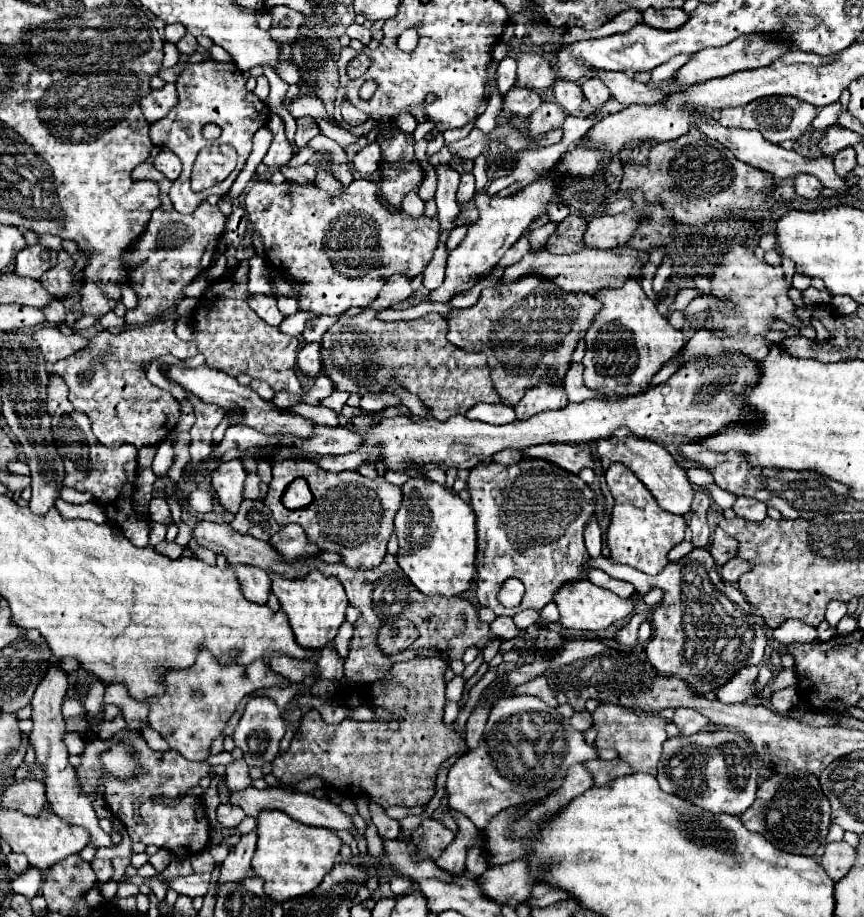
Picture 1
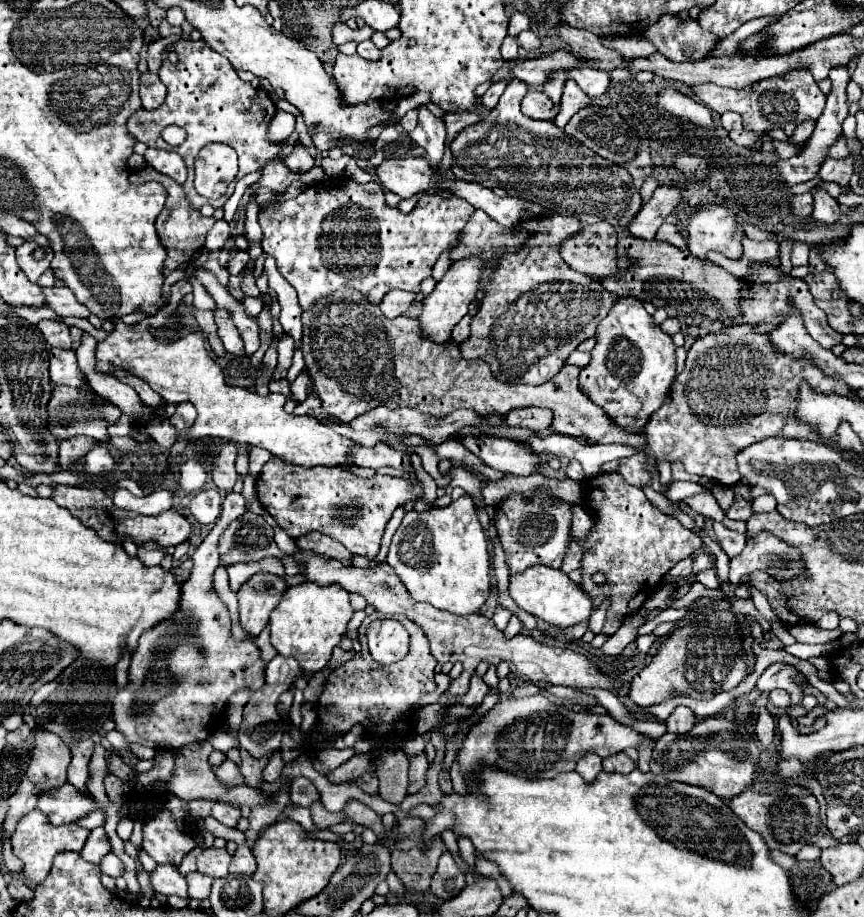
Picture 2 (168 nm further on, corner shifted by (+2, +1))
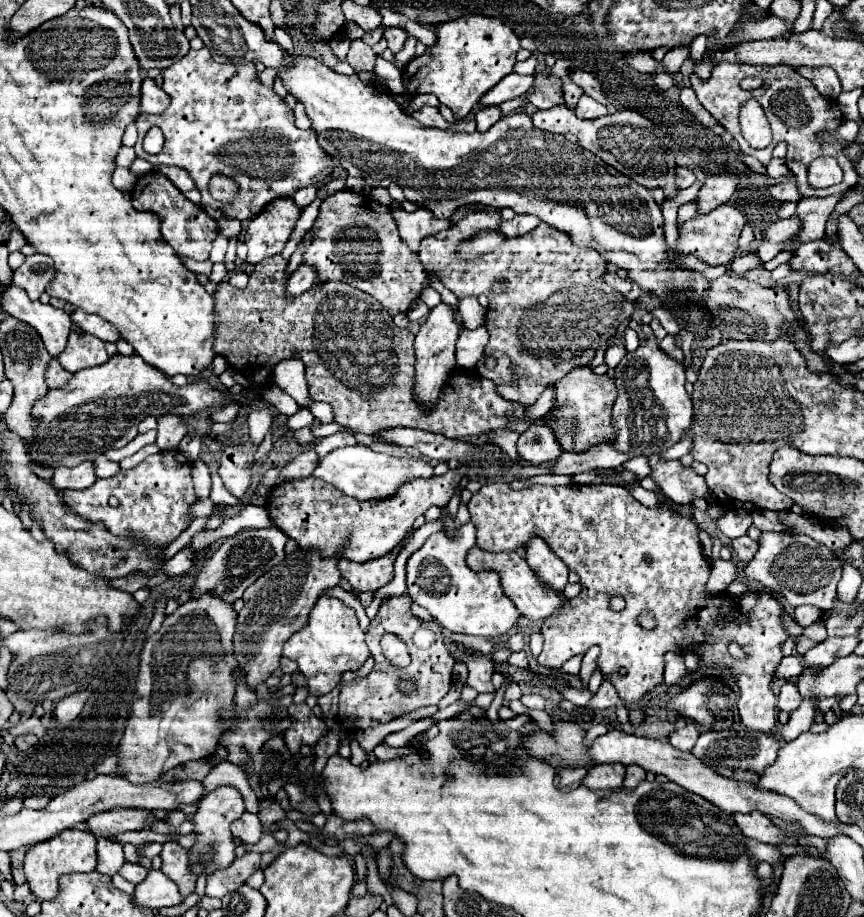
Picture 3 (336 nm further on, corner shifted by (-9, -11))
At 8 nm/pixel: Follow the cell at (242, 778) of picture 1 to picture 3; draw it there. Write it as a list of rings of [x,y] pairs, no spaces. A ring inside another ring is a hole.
[[[220,786],[214,792],[206,794],[206,798],[198,804],[198,812],[194,816],[194,832],[198,834],[198,840],[188,850],[194,874],[202,874],[202,872],[212,874],[216,868],[224,868],[236,858],[230,824],[240,814],[244,814],[244,800],[242,800],[242,794],[238,792],[238,788],[234,788],[234,786]]]

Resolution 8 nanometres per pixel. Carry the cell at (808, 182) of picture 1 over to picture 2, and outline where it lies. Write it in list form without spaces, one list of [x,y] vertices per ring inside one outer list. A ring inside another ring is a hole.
[[[825,190],[815,192],[815,206],[813,206],[813,218],[823,224],[835,224],[841,218],[841,208],[837,200],[833,200]]]

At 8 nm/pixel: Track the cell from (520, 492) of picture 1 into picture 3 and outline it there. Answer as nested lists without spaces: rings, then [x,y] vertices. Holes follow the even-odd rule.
[[[532,536],[526,544],[526,562],[552,588],[560,590],[568,584],[568,566],[538,536]]]

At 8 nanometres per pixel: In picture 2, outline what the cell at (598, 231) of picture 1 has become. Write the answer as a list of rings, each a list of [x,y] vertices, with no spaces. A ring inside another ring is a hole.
[[[663,184],[655,190],[653,198],[643,204],[641,212],[629,224],[629,232],[635,238],[653,240],[659,226],[665,222],[665,216],[671,214],[683,202],[681,188],[677,184]]]

